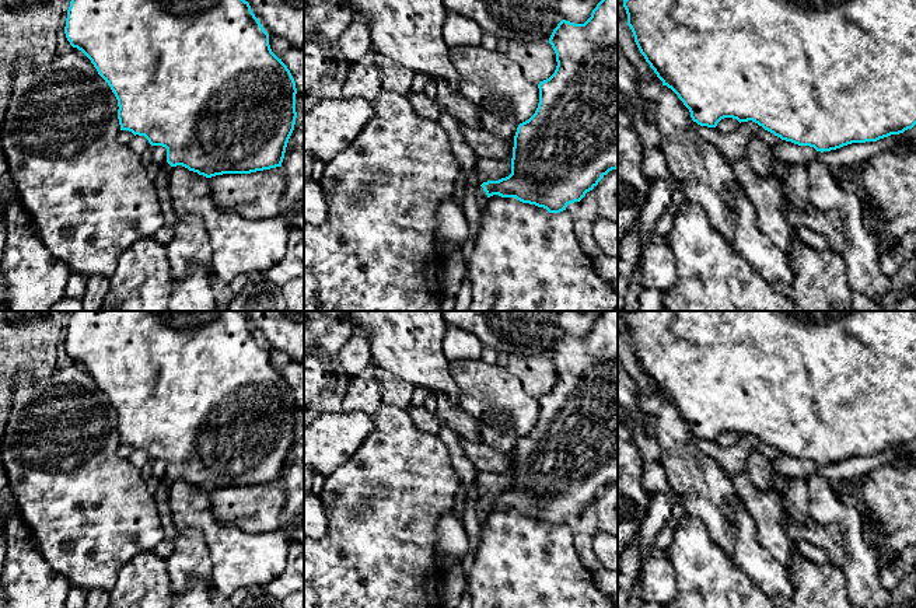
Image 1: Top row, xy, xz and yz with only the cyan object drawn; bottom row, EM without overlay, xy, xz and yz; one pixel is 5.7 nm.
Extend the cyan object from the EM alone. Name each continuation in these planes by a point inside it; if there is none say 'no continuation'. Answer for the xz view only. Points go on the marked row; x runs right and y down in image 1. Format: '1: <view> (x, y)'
1: xz (481, 195)

